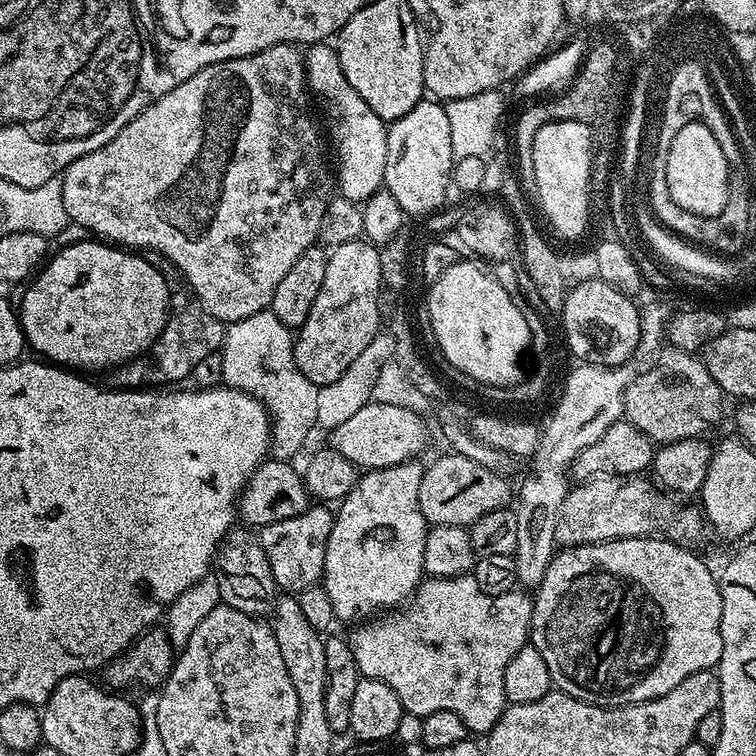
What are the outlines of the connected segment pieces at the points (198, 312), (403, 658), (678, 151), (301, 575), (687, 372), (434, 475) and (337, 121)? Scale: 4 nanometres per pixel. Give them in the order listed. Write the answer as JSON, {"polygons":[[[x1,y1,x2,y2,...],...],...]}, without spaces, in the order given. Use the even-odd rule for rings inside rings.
{"polygons":[[[156,256,154,263,168,287,170,297,168,320,164,323,162,334,158,334,158,338,145,355,139,357,135,363,119,364,114,369,115,387,120,390,132,390,137,385,175,385,172,384,175,380,186,379,207,356,215,357,224,342,226,327,224,321,214,318,214,314,210,314,210,310,206,310,206,306,202,306,202,302,197,298,196,293,188,287,187,280,176,269,174,262,170,262,170,258,165,256],[136,380,140,384,136,384]],[[472,574,467,576,455,576,454,578,429,576,421,579,416,591,412,593,410,597,410,605,412,604,412,608,405,607,403,610,392,610,387,614,377,615,367,622,357,623,355,627,353,627,357,627,353,630,352,636,350,635,354,662,358,666,358,670,363,679,386,682,386,686,390,686,390,690,394,690,394,694,398,694,405,713,423,718,434,714,438,710,450,710,454,714,458,714,458,718,462,718,462,722,467,726,469,733,476,734,476,732,480,732,480,734,486,734,500,721,500,716,504,713,504,709,508,704,506,690,502,690,502,677,506,675,506,665,509,664,510,658,514,658,514,654,518,654,518,650,522,650,522,646,529,643,530,633,532,631,532,602,533,597,524,590,511,590,502,593,501,596,494,597,490,594,483,593,482,590,478,588,478,582,475,581]],[[690,121,670,142,669,153,662,162,664,168,663,187,668,189,670,198,682,210,690,214,712,216,721,214,726,206,730,167,726,154,718,144,718,139,704,122]],[[310,506,302,514,294,514,294,518,286,518,259,529,260,545,262,550,266,550,270,574,274,574,274,582,281,593,299,594,321,583,326,562,326,542,330,542,333,519,331,507]],[[665,346,640,375,633,378,625,390,623,419,633,424,642,434,649,436,656,446,674,444,683,440,698,440,707,437,709,435,707,432,719,422,720,400,722,393,718,383,714,382,699,355]],[[447,455,438,457,432,465,429,463,425,467,422,486,418,486,418,506,429,525,468,528,478,522,482,514,490,514,490,510,498,510,509,503,508,484,500,472,491,472,486,466,478,466,478,462,470,462,470,458]],[[331,43,313,44,304,52,304,78,308,82,309,93,320,99,324,116,328,119,326,132,331,147,332,144,336,147,334,176,338,181,339,195,357,202,369,200,375,192,384,188,388,124,378,118,378,114,374,114,374,110,370,110,370,106,366,106,366,101,358,95,358,90,346,82,346,74,342,74,340,59]]]}

